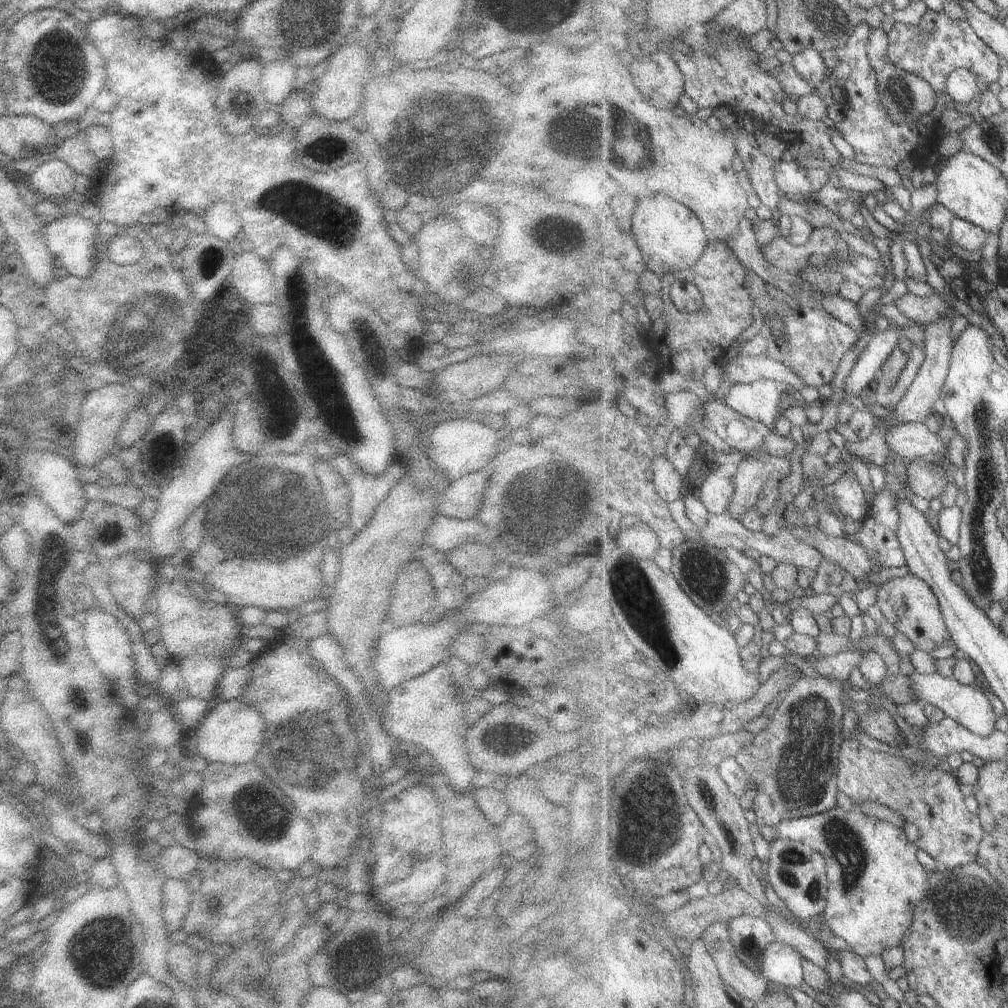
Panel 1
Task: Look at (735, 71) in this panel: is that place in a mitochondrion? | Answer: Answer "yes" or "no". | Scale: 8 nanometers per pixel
yes

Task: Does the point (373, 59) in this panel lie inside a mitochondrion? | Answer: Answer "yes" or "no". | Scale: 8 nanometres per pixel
no

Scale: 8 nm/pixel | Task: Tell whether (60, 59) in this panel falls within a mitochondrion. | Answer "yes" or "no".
yes

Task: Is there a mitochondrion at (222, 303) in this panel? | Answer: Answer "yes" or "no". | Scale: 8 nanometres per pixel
yes

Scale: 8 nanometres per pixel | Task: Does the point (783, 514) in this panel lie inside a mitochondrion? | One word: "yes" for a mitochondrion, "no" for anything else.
no

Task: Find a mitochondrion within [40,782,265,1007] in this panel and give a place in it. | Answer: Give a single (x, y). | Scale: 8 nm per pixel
(96, 950)

